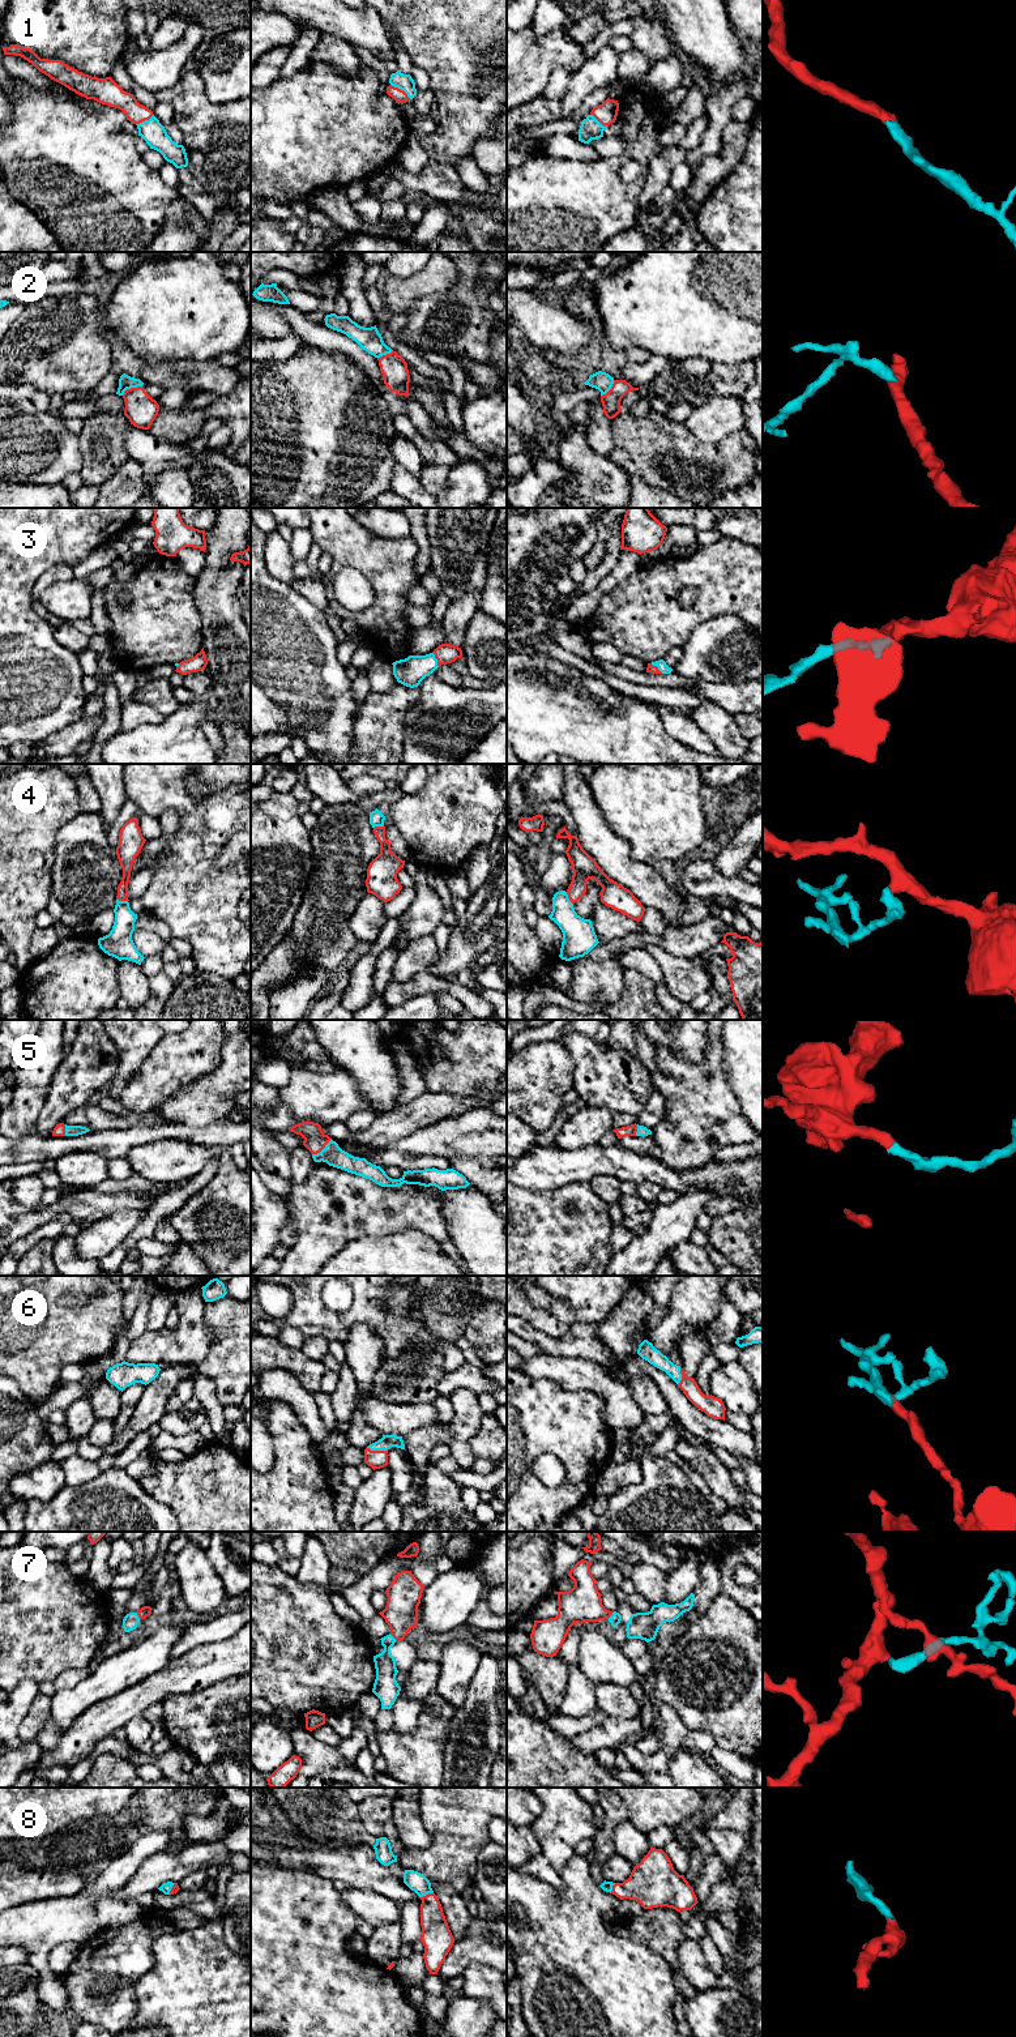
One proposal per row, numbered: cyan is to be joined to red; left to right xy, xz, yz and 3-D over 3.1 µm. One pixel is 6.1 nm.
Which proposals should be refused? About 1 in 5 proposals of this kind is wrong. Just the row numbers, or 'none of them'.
2, 4

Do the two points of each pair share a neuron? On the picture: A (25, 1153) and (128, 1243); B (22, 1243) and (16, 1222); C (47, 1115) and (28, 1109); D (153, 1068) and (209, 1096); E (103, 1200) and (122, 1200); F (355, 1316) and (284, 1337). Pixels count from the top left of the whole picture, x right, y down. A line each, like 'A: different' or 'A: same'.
A: different
B: different
C: different
D: different
E: same
F: different

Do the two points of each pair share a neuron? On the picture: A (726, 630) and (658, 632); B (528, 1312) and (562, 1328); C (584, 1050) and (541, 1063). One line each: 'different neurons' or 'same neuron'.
A: different neurons
B: same neuron
C: different neurons

